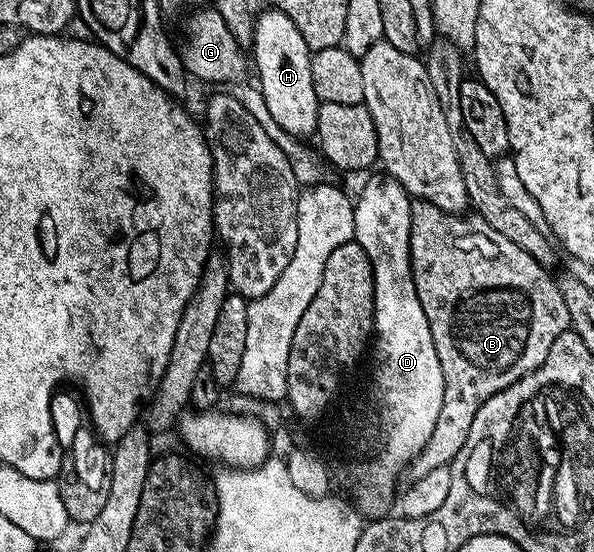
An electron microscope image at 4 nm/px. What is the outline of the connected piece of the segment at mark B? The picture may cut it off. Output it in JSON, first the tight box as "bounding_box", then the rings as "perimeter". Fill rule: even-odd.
{"bounding_box":[409,199,570,480],"perimeter":[[[414,199],[411,203],[411,230],[409,231],[409,261],[413,267],[415,290],[427,314],[431,326],[431,338],[439,354],[439,366],[443,366],[445,389],[443,410],[439,410],[439,422],[427,441],[427,446],[409,463],[409,480],[423,478],[430,470],[444,464],[450,465],[463,450],[467,434],[471,434],[471,422],[479,414],[479,406],[487,402],[499,390],[514,384],[528,372],[533,372],[547,358],[555,338],[570,331],[567,302],[559,290],[550,269],[541,264],[527,250],[519,250],[515,242],[493,235],[491,226],[480,218],[464,220],[464,215],[445,212],[426,200]]]}

